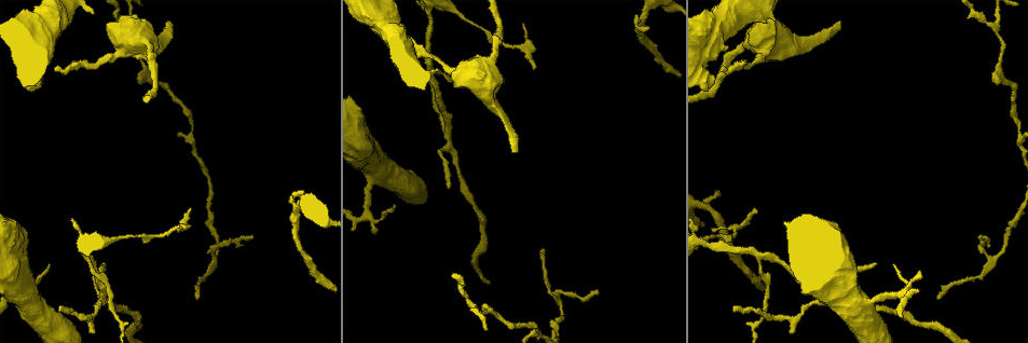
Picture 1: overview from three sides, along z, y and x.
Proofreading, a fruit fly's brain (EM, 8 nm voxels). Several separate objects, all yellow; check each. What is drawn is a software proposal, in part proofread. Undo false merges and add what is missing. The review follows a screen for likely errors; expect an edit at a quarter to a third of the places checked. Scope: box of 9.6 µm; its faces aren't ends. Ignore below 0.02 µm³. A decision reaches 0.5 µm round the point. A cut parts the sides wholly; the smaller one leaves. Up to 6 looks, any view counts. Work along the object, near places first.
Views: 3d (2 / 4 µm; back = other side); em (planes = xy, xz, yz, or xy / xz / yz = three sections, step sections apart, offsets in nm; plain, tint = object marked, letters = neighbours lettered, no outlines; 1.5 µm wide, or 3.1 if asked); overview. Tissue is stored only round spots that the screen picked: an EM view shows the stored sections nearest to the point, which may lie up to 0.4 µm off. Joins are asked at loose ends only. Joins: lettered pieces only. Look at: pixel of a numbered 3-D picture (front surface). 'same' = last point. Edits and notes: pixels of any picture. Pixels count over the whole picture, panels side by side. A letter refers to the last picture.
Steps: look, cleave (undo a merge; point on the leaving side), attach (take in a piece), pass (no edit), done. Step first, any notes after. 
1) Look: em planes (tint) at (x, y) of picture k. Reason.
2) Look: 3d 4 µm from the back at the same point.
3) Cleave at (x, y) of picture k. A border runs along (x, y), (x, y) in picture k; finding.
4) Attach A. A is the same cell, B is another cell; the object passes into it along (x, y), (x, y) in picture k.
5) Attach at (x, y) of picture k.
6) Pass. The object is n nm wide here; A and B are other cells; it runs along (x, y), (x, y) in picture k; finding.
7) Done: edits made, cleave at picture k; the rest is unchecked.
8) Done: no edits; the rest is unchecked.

Look: em xy step 8 (tint) at (446, 126) of picture 1. Four-way junction.

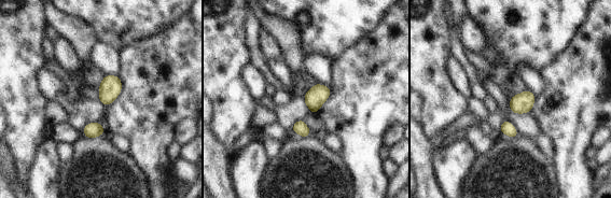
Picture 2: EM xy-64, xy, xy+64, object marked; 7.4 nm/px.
Look: em planes (letters) at the same point. Cut it another way.

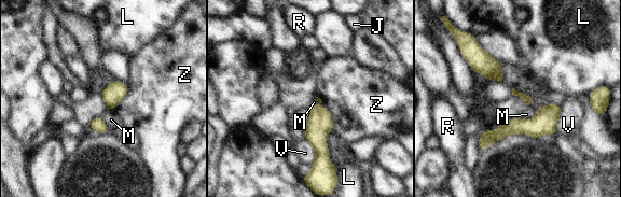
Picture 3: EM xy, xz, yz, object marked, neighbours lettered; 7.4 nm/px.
Pass. The object is 70 nm wide here; J, L, M, R, V and Z are other cells; a border runs along (127, 84), (124, 97), (112, 110) in picture 3; one cell here.

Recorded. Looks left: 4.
Look: em planes (plain) at (869, 303) of picture 1. Calibre changes.

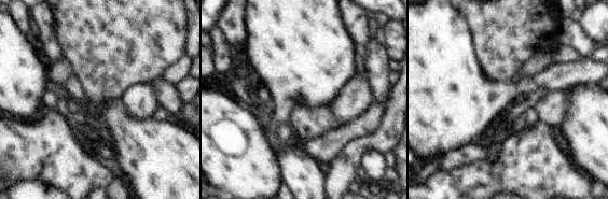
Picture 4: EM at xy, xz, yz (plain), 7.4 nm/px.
Look: em planes (tint) at the same point.

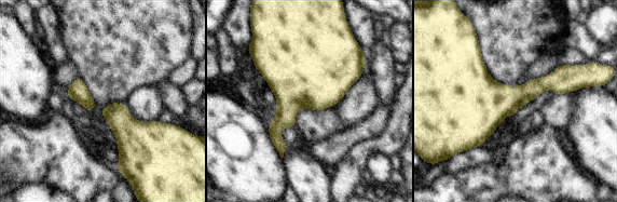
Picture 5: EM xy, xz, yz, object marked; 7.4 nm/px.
Look: em planes (letters) at the same point.

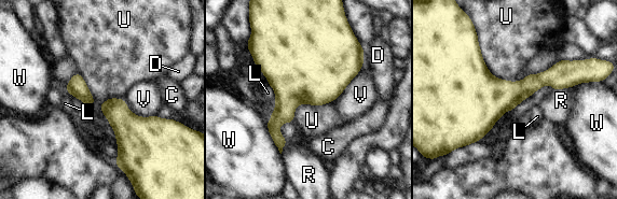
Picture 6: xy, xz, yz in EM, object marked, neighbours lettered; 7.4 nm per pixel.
Pass. C, D, L, R, U, V and W are other cells; a border runs along (477, 40), (485, 67), (516, 82) in picture 6; all the same cell.

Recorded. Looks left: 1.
Done: no edits; the rest is unchecked.

